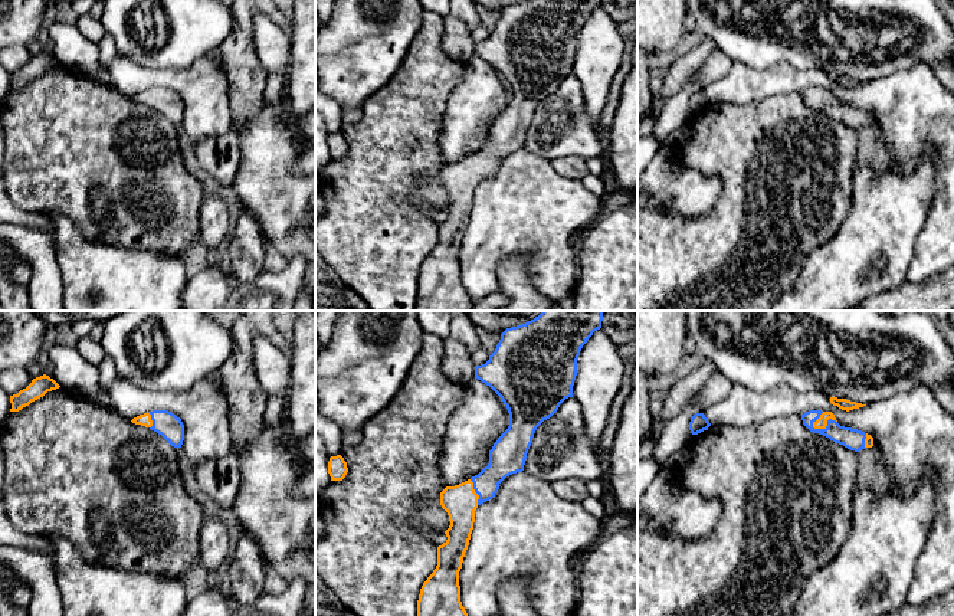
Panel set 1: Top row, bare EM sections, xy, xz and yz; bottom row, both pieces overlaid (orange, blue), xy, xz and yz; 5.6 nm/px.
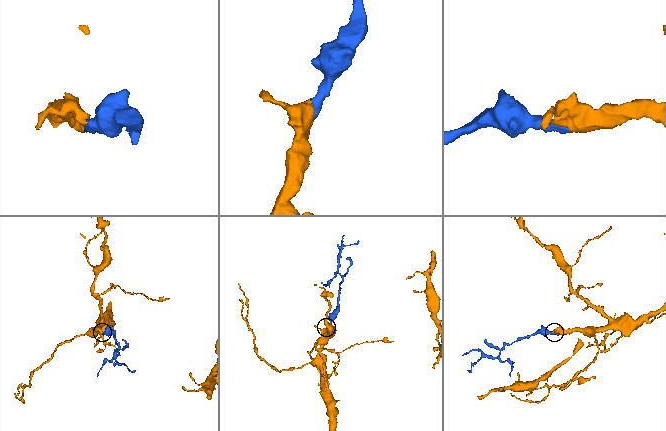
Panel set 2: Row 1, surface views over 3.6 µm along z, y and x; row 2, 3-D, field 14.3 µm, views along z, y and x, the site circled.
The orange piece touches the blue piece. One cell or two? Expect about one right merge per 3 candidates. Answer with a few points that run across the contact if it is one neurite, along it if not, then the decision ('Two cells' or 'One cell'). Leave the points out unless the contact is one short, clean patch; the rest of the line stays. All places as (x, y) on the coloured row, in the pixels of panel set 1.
Line: yz (822, 422), (825, 426), (853, 439). One cell

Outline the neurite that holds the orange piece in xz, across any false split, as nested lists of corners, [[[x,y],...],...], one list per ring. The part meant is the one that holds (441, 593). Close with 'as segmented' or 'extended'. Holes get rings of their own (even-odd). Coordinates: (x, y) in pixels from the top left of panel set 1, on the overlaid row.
[[[542,311],[525,324],[506,328],[489,360],[475,366],[475,379],[489,386],[506,406],[509,426],[494,443],[489,463],[478,475],[440,492],[440,505],[448,512],[450,525],[445,531],[448,540],[437,547],[437,566],[420,589],[417,616],[468,616],[460,602],[459,571],[473,530],[475,511],[495,497],[506,476],[524,471],[537,427],[565,399],[573,397],[580,351],[593,332],[601,328],[603,312]]] | extended

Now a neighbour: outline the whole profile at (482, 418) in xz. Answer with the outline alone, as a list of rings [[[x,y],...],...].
[[[473,379],[466,389],[462,404],[448,420],[446,436],[439,458],[442,481],[446,486],[459,485],[472,476],[466,472],[468,466],[478,458],[482,448],[488,450],[485,466],[489,463],[489,450],[498,438],[509,426],[509,413],[501,397],[485,383]]]

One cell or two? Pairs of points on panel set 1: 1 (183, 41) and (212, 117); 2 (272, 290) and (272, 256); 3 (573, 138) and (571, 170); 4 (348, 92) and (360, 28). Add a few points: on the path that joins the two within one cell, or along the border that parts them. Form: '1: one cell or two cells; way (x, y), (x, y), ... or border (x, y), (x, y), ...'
1: two cells; border (205, 56), (184, 68), (158, 69)
2: two cells; border (289, 262), (276, 272), (264, 272)
3: two cells; border (584, 159), (559, 157), (553, 161)
4: one cell; way (350, 76), (353, 56), (361, 43)

